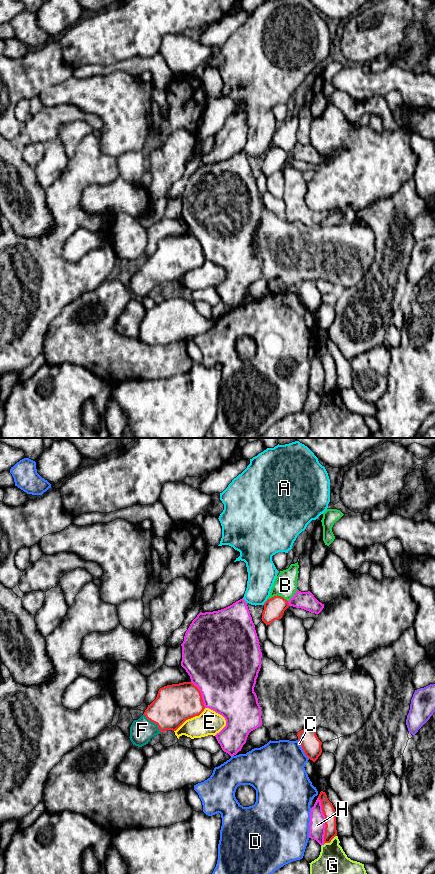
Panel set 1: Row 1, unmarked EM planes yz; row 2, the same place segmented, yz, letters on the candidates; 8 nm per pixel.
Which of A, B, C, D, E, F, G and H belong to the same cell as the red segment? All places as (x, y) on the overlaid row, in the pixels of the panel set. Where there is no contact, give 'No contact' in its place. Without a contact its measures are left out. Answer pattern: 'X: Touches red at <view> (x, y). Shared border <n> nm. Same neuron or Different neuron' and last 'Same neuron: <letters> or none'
A: Touches red at yz (265, 602). Shared border 50 nm. Different neuron
B: Touches red at yz (277, 595). Shared border 170 nm. Different neuron
C: Touches red at yz (301, 745). Shared border 50 nm. Different neuron
D: Touches red at yz (305, 754). Shared border 110 nm. Different neuron
E: Touches red at yz (189, 718). Shared border 320 nm. Different neuron
F: Touches red at yz (153, 722). Shared border 220 nm. Same neuron
G: Touches red at yz (330, 841). Shared border 130 nm. Different neuron
H: Touches red at yz (325, 820). Shared border 380 nm. Different neuron
Same neuron: F

